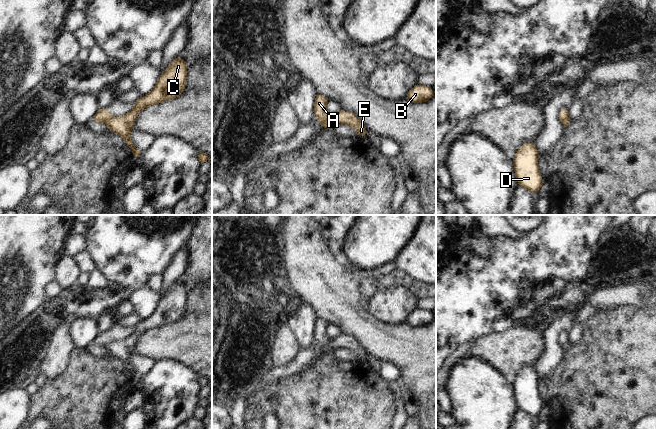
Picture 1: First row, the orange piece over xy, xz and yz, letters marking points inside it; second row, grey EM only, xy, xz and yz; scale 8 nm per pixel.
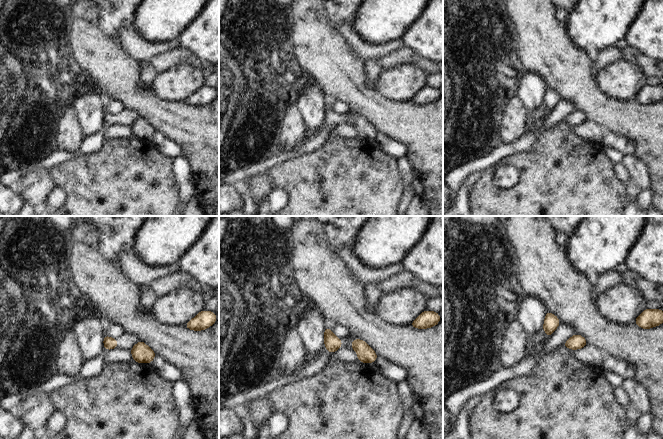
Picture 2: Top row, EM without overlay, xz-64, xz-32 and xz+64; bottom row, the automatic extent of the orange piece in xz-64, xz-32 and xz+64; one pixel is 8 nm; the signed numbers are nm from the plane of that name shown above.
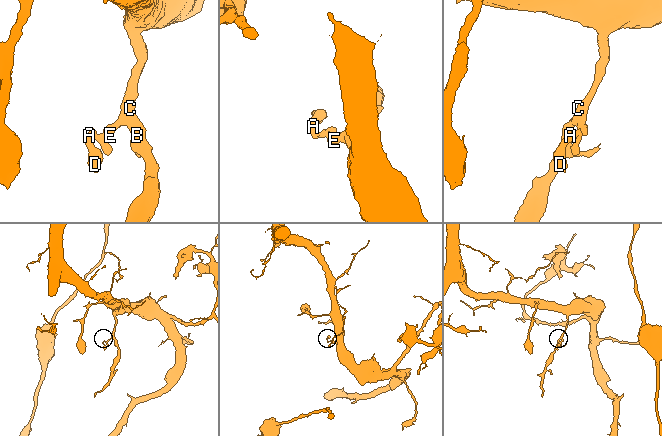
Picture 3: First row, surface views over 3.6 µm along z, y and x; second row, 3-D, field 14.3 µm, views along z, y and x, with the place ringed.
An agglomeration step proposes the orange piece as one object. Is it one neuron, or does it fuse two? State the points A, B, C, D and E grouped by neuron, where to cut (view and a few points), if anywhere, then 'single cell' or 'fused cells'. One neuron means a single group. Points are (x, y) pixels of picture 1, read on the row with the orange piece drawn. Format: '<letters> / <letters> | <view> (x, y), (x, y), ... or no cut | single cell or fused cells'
A D / B C E | xz (333, 115), (331, 124) | fused cells

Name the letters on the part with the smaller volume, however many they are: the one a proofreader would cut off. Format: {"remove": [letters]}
{"remove": ["A", "D"]}

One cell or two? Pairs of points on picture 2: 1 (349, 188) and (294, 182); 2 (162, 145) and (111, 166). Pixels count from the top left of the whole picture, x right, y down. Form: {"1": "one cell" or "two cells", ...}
{"1": "one cell", "2": "two cells"}

